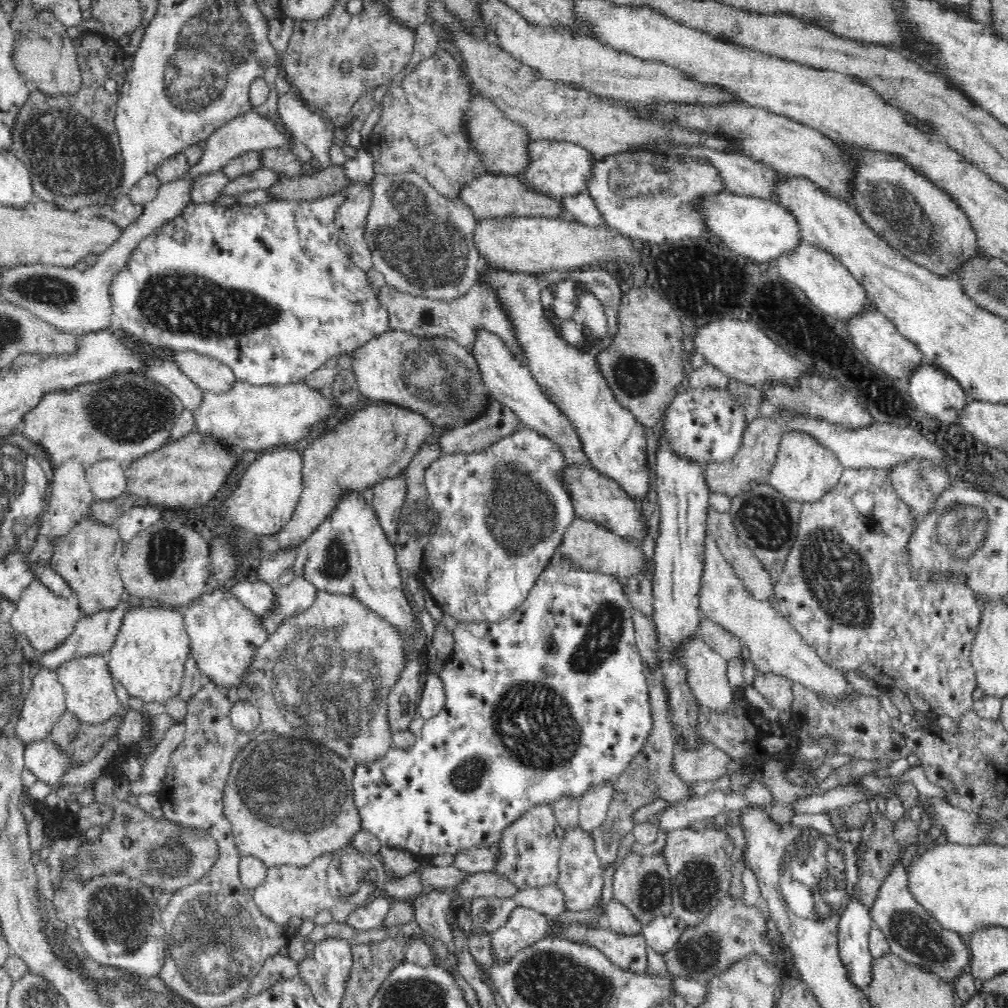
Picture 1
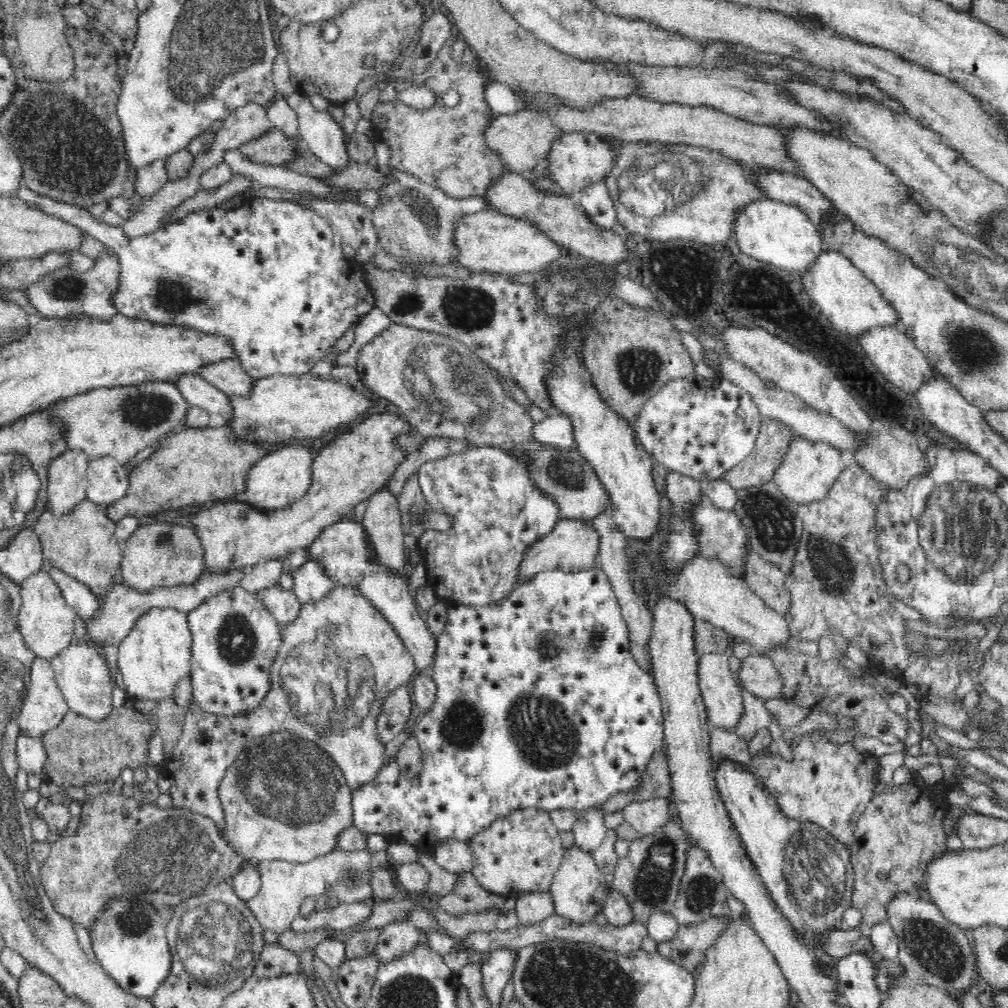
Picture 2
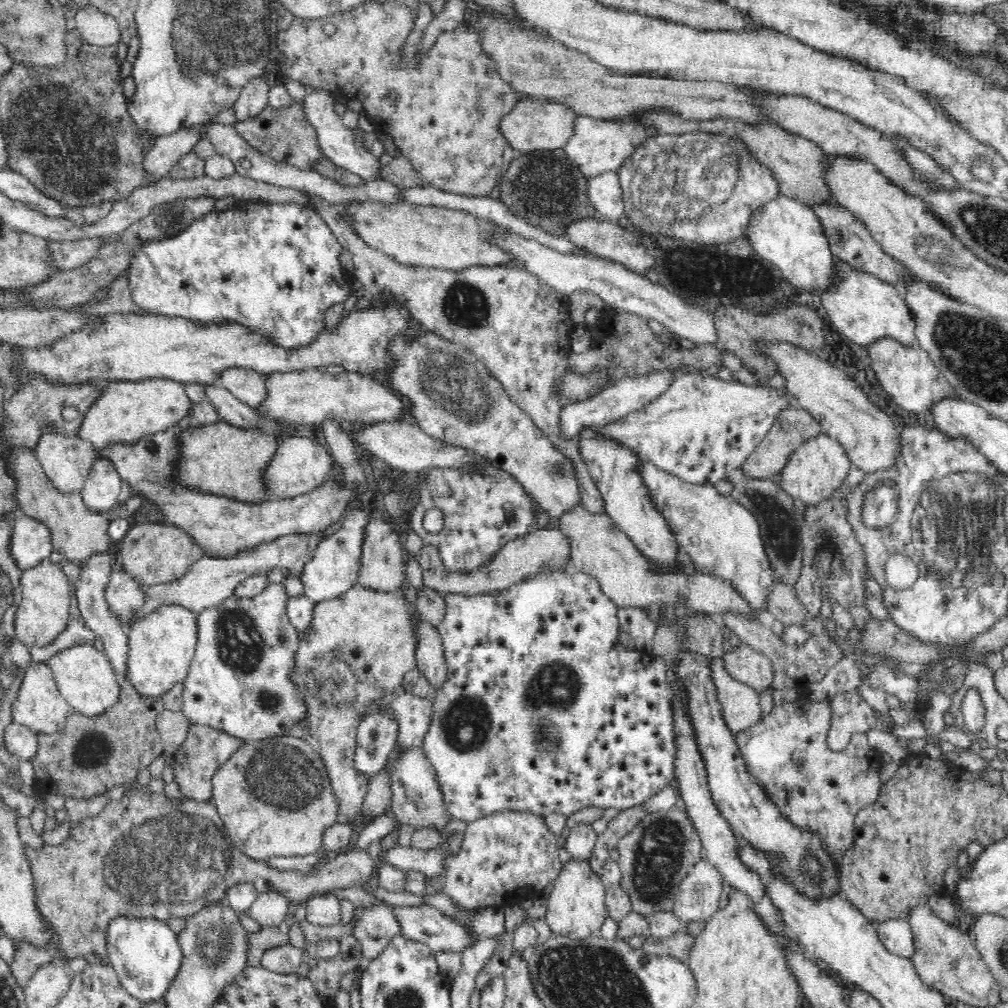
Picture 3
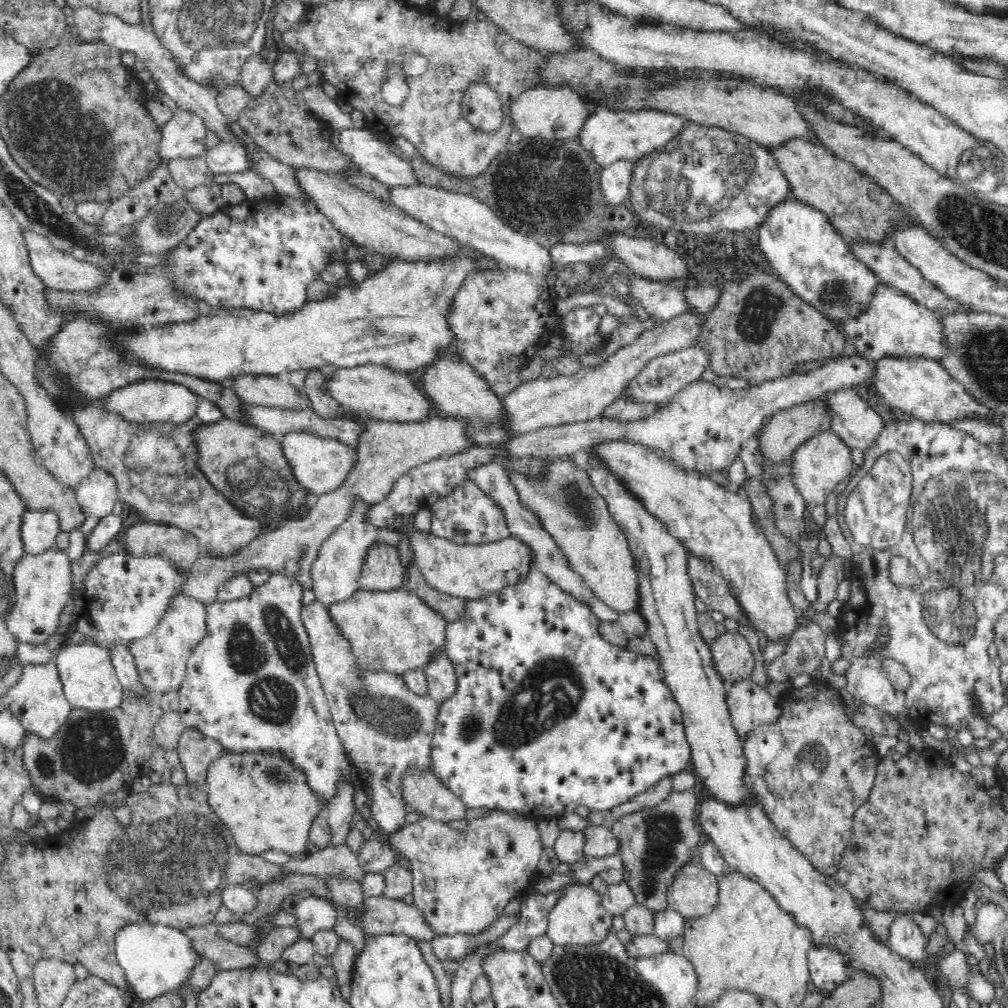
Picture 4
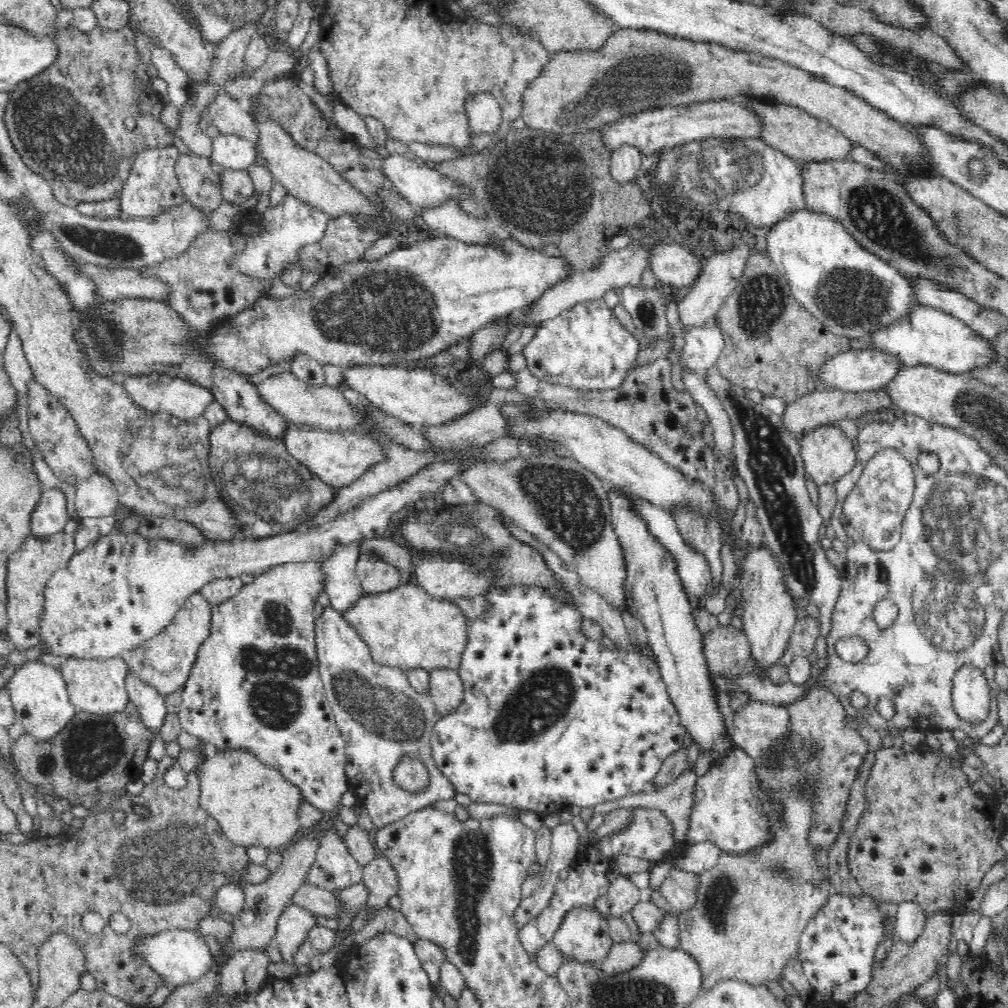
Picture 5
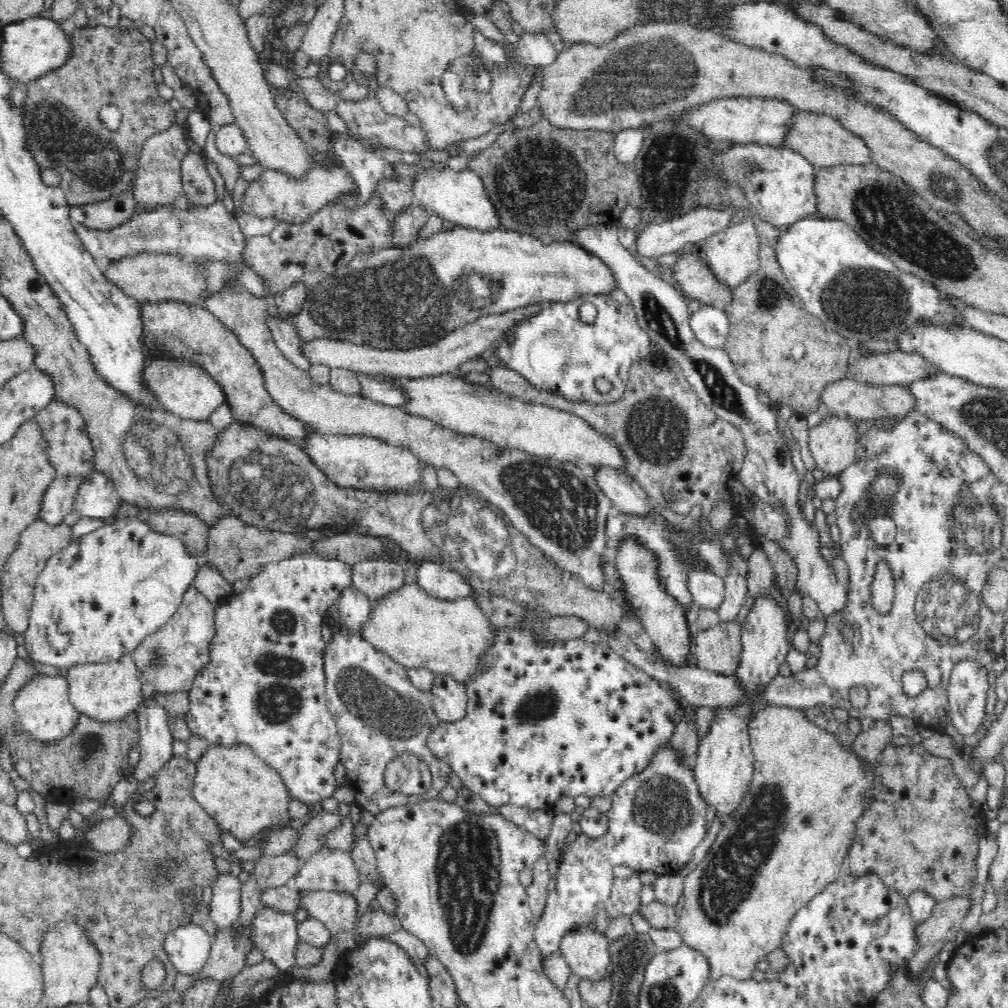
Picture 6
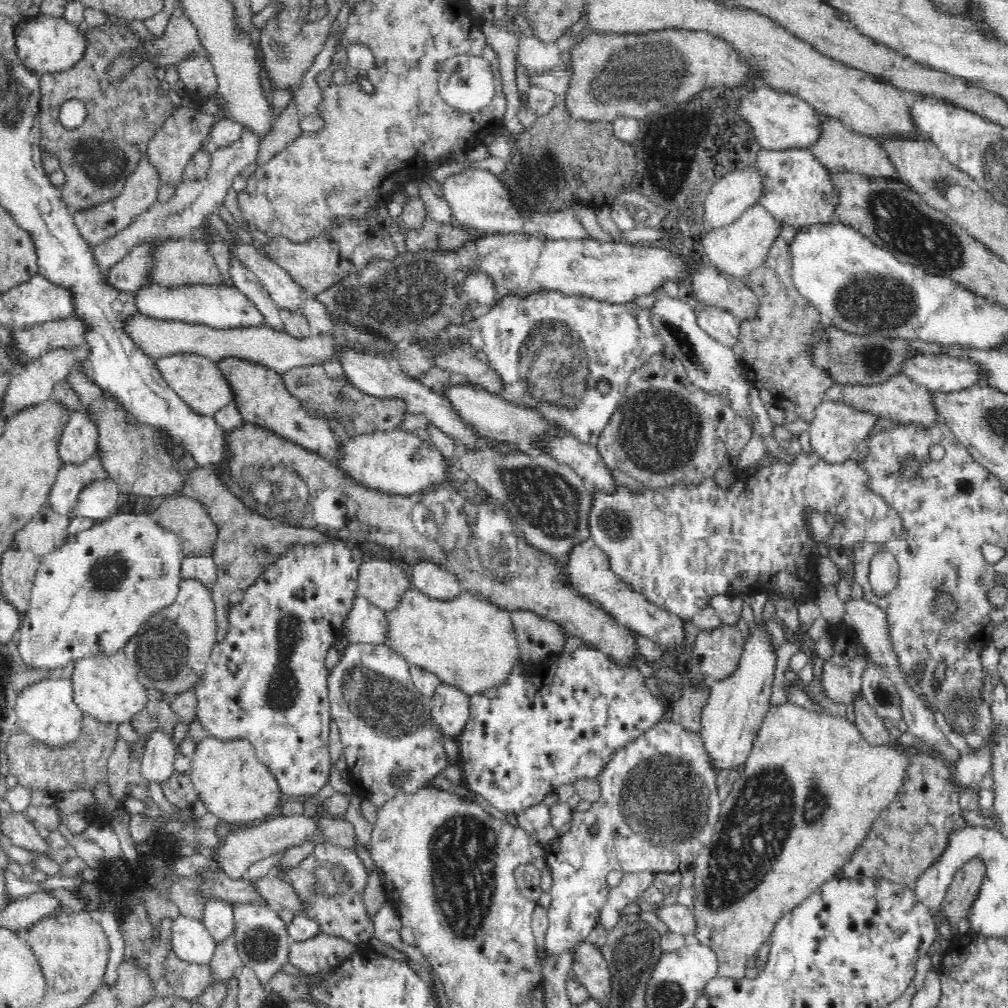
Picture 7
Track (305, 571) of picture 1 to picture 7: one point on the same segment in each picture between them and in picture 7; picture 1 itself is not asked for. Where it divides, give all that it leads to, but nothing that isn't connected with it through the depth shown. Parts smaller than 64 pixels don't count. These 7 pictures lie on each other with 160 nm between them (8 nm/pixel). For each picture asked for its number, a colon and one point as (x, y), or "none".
2: (342, 548)
3: (430, 657)
4: (441, 676)
5: (446, 690)
6: (449, 699)
7: (450, 709)

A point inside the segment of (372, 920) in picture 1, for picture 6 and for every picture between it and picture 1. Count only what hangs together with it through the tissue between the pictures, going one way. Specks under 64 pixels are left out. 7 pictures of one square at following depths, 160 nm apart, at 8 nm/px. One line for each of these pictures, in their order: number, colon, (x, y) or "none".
2: (344, 916)
3: (323, 909)
4: (311, 914)
5: (293, 924)
6: (274, 934)

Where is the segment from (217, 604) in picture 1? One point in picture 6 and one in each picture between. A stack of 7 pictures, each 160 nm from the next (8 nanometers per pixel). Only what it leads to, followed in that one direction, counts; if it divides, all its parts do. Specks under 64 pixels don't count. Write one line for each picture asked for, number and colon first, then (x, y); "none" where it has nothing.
2: (236, 639)
3: (238, 683)
4: (251, 684)
5: (256, 686)
6: (263, 686)

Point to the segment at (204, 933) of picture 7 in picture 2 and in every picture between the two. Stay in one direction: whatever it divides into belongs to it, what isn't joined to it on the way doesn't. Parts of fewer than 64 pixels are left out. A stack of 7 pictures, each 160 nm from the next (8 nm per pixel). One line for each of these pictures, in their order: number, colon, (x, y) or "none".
2: (129, 940)
3: (146, 955)
4: (157, 959)
5: (181, 956)
6: (189, 945)

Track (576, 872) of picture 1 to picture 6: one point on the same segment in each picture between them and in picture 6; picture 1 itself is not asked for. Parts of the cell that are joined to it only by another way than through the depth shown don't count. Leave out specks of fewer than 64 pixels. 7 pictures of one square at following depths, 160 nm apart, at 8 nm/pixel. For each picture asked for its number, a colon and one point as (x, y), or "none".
2: (578, 891)
3: (576, 908)
4: (579, 919)
5: (583, 937)
6: (587, 951)

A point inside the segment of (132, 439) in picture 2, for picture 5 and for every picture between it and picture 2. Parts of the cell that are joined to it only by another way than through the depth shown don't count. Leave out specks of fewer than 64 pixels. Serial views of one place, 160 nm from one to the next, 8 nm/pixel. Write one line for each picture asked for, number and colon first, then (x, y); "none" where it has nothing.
3: (127, 410)
4: (147, 400)
5: (187, 400)

